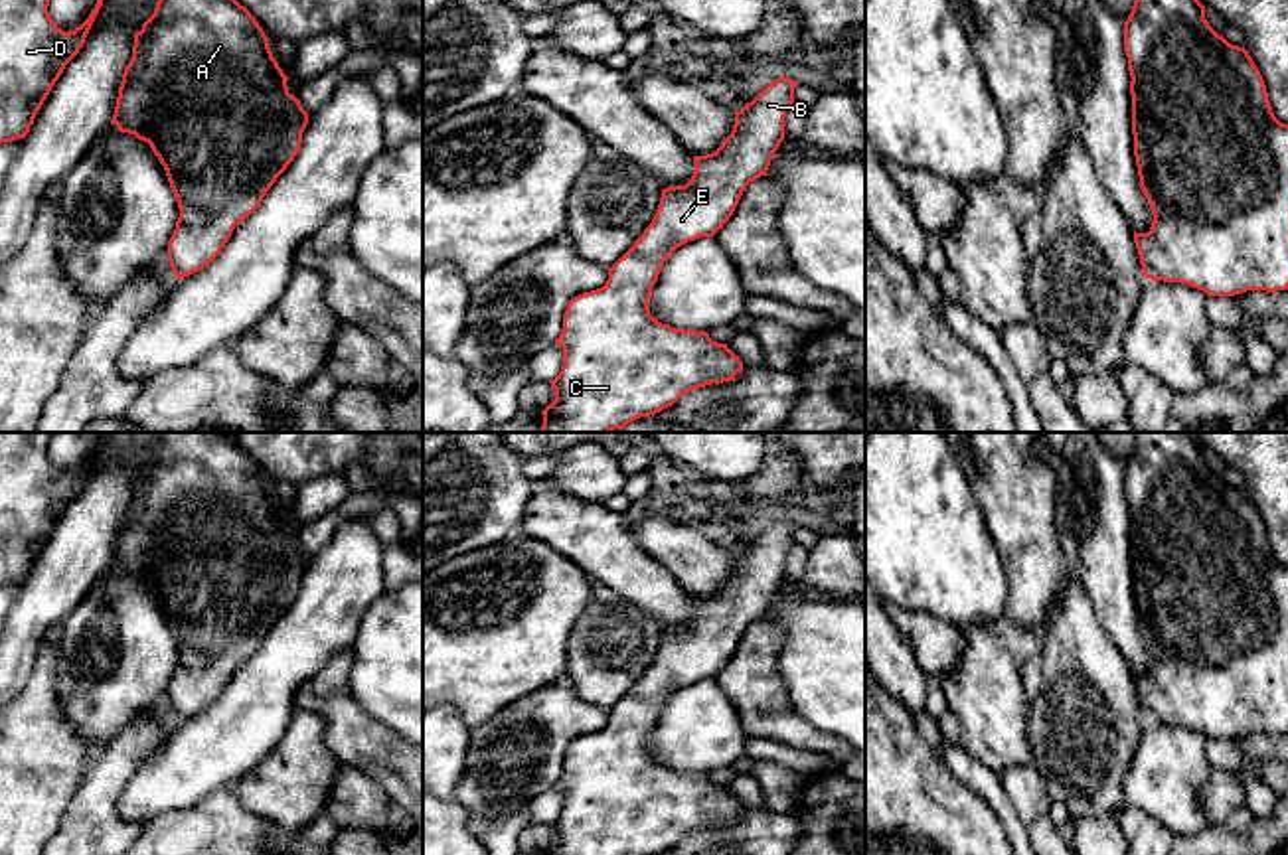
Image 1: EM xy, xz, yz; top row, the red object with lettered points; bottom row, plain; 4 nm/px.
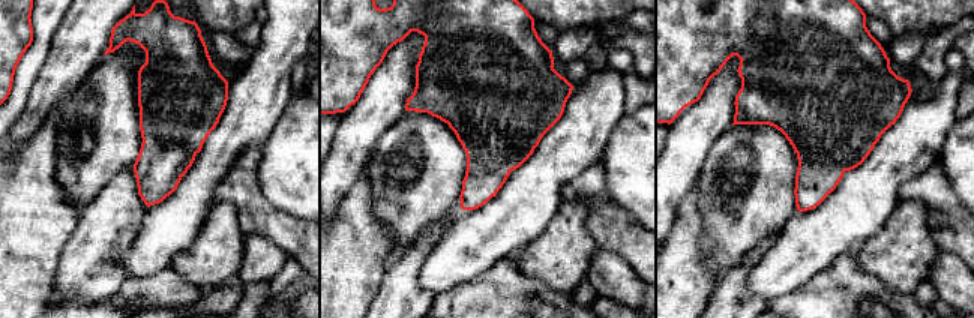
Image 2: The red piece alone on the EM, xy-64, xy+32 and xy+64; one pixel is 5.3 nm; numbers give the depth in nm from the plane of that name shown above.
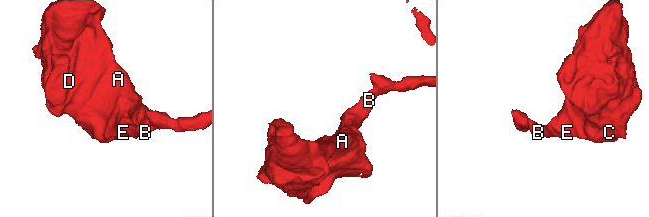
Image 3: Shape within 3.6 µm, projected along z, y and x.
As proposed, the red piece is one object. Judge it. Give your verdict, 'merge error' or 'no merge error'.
no merge error

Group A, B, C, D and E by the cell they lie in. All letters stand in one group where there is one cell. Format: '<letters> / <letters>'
A B C D E

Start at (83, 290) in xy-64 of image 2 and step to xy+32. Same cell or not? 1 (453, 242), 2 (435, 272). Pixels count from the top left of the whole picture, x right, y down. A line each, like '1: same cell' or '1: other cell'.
1: other cell
2: other cell

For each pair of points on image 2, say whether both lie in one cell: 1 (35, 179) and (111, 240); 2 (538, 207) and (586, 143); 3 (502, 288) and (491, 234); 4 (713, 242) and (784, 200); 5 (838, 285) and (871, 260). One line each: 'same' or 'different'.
1: different
2: same
3: different
4: same
5: different

